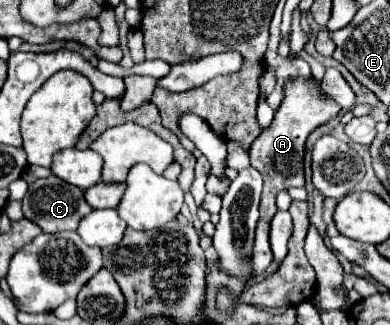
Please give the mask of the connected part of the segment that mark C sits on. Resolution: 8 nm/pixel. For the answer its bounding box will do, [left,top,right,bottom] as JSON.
[23,175,93,233]

